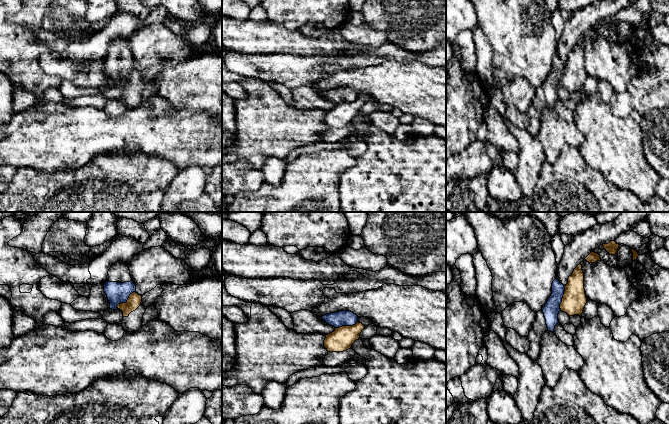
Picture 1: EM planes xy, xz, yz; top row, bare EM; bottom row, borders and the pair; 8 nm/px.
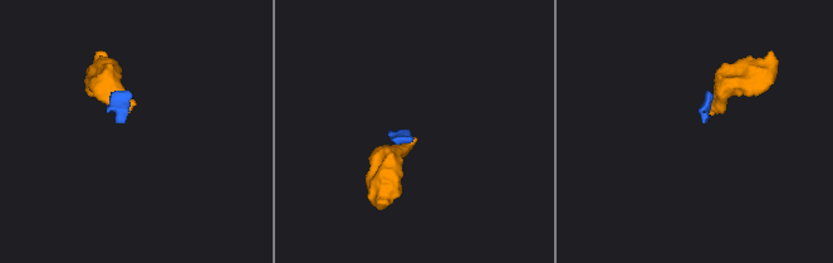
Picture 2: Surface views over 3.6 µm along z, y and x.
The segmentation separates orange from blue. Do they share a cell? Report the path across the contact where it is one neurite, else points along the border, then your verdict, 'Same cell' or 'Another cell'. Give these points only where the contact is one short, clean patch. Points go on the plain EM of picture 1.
Boundary: xy (134, 67), (125, 78), (120, 78), (117, 81), (122, 89). Another cell

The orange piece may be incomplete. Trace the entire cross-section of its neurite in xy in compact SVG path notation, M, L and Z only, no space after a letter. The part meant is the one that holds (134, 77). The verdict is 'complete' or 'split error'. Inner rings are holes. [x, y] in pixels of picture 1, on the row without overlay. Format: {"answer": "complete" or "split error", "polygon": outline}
{"answer": "split error", "polygon": "M133 68L126 79L117 81L117 84L123 88L122 103L126 108L136 108L142 103L143 91L147 83L141 78L142 72Z"}

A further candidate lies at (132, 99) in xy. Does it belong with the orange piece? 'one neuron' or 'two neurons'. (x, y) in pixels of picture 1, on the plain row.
one neuron

